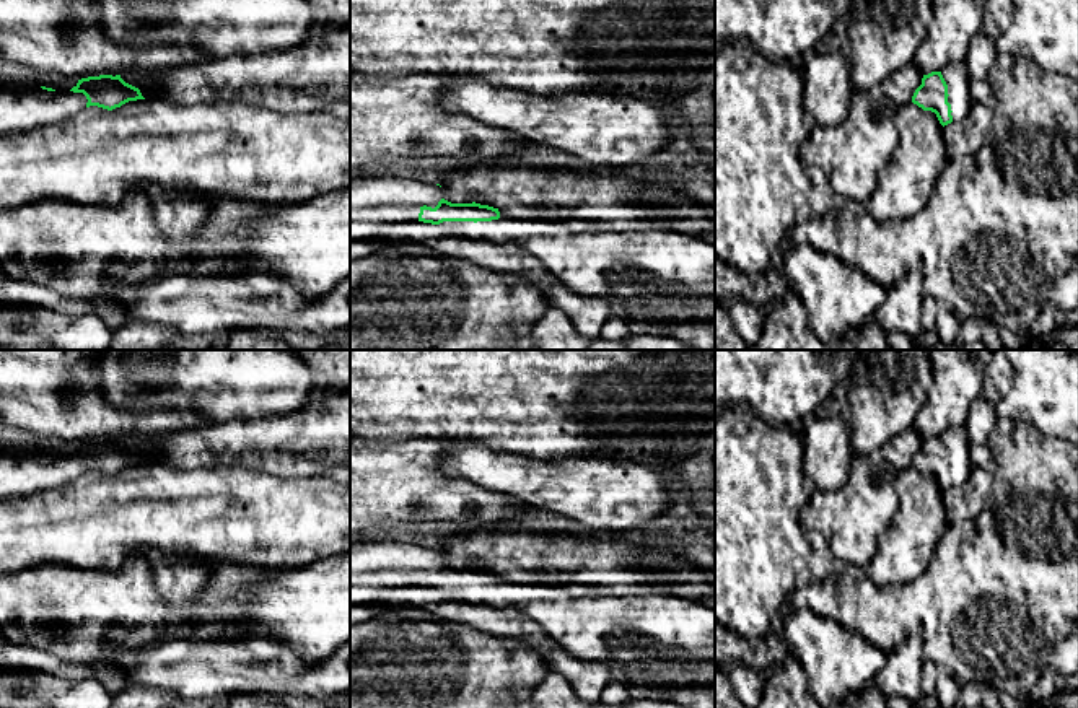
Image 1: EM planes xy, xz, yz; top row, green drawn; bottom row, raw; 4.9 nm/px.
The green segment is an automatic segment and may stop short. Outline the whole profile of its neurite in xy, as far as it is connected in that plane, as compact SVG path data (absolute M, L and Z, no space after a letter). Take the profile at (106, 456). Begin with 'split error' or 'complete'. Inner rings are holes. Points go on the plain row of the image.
split error; M121 439L81 443L70 456L36 449L21 456L0 452L0 498L64 487L83 472L98 470L112 475L137 464L145 462Z

